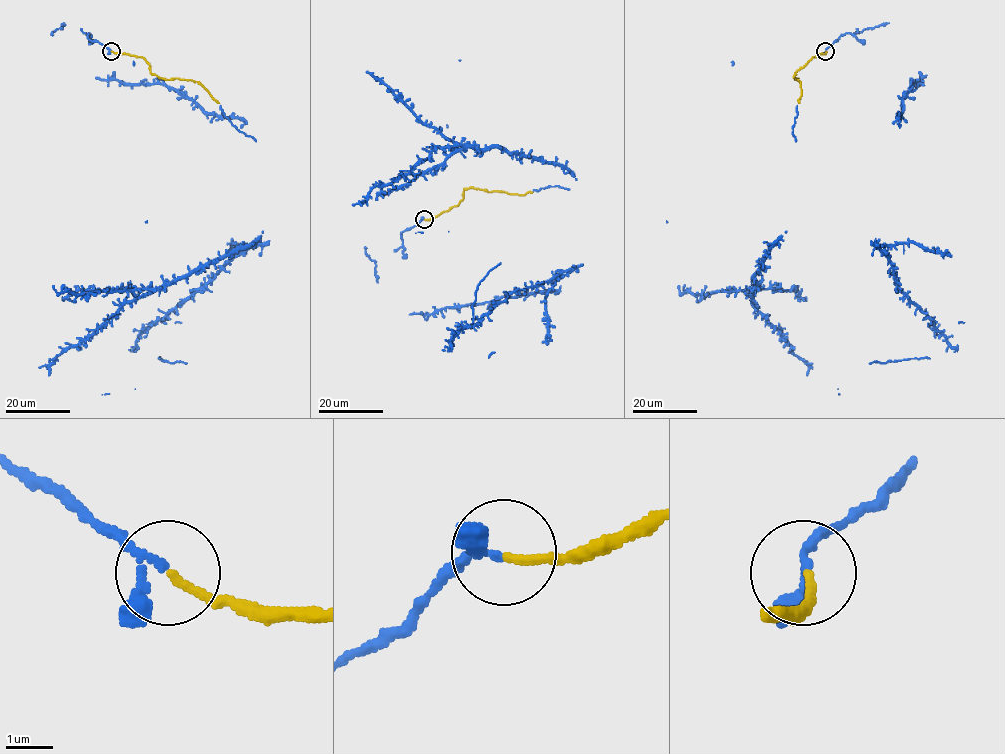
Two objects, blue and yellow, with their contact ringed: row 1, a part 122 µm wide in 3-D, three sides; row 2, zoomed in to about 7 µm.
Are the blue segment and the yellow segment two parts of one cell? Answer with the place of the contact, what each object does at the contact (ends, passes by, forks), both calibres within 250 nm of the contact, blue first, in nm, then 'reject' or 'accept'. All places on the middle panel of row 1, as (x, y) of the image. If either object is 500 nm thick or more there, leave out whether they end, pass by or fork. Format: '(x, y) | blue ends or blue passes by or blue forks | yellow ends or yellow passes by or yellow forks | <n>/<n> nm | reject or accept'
(424, 219) | blue passes by | yellow ends | 140/180 nm | accept

